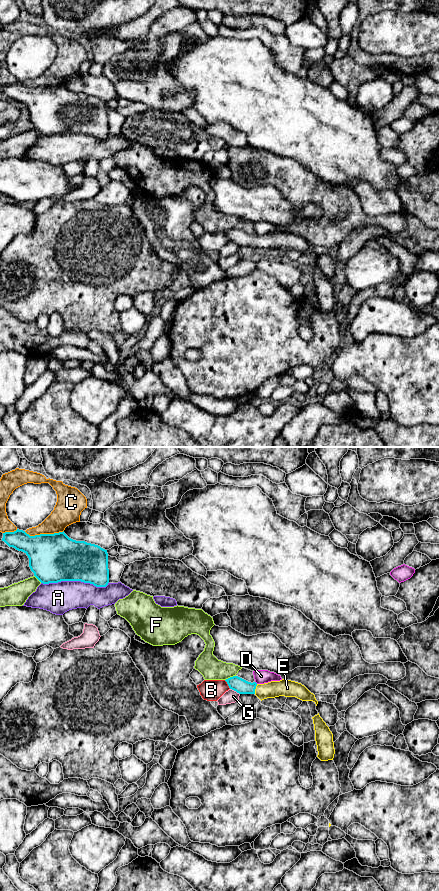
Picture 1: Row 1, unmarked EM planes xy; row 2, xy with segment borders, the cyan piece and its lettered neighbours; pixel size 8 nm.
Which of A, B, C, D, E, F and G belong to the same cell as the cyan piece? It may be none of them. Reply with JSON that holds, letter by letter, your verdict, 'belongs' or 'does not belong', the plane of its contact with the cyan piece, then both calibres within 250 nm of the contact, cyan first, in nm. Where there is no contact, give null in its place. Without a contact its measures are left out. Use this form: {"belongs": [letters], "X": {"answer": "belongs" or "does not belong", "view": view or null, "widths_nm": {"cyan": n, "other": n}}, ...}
{"belongs": ["E"], "A": {"answer": "does not belong", "view": "xy", "widths_nm": {"cyan": 380, "other": 260}}, "B": {"answer": "does not belong", "view": "xy", "widths_nm": {"cyan": 120, "other": 180}}, "C": {"answer": "does not belong", "view": "xy", "widths_nm": {"cyan": 380, "other": 200}}, "D": {"answer": "does not belong", "view": null}, "E": {"answer": "belongs", "view": "xy", "widths_nm": {"cyan": 120, "other": 130}}, "F": {"answer": "does not belong", "view": "xy", "widths_nm": {"cyan": 120, "other": 180}}, "G": {"answer": "does not belong", "view": "xy", "widths_nm": {"cyan": 120, "other": 110}}}

